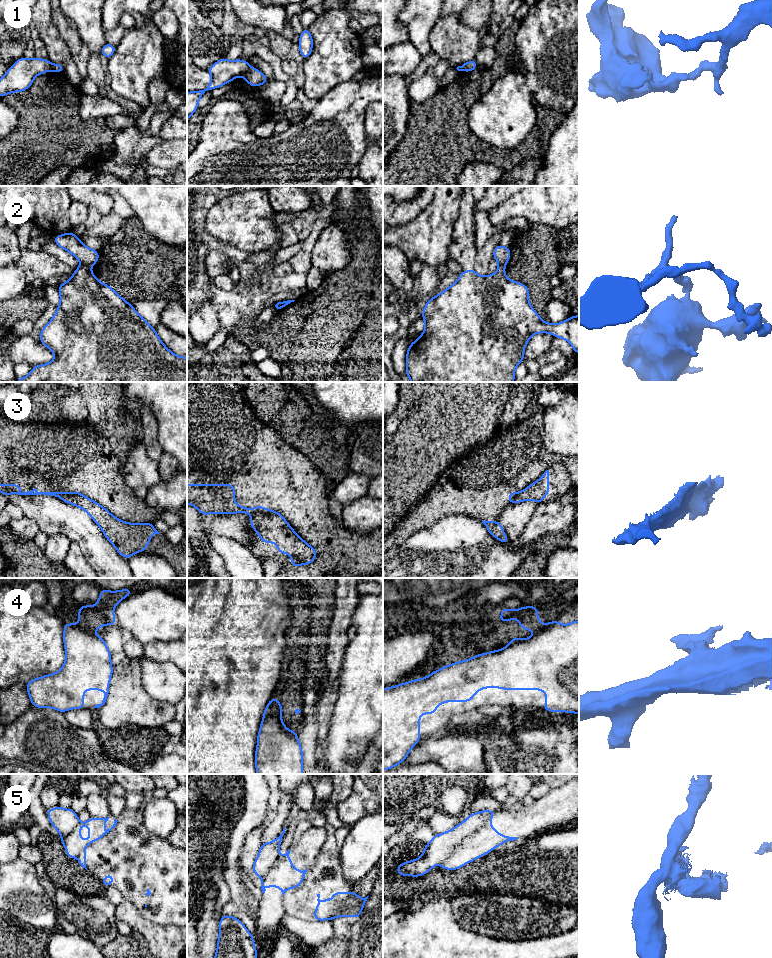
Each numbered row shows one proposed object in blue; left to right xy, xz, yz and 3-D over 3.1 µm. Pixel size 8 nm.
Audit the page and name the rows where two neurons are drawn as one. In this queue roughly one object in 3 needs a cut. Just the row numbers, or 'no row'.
1, 2, 3, 4, 5

